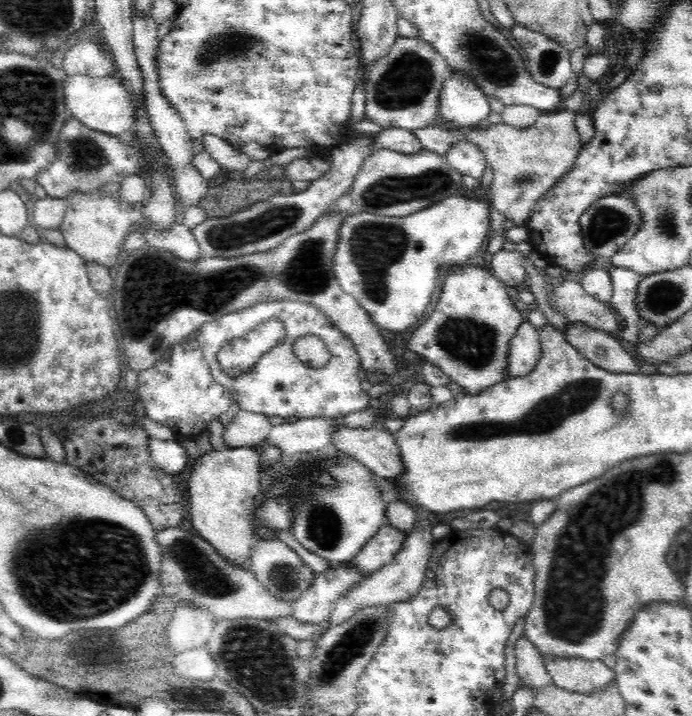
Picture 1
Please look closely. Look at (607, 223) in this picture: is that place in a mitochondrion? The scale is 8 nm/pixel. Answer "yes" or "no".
yes

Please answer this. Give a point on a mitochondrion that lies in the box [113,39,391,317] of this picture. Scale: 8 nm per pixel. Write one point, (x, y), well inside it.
(276, 219)

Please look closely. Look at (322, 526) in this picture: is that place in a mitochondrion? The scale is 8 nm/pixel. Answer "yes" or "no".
yes

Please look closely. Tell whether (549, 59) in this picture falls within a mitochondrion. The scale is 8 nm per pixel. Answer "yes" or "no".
yes

